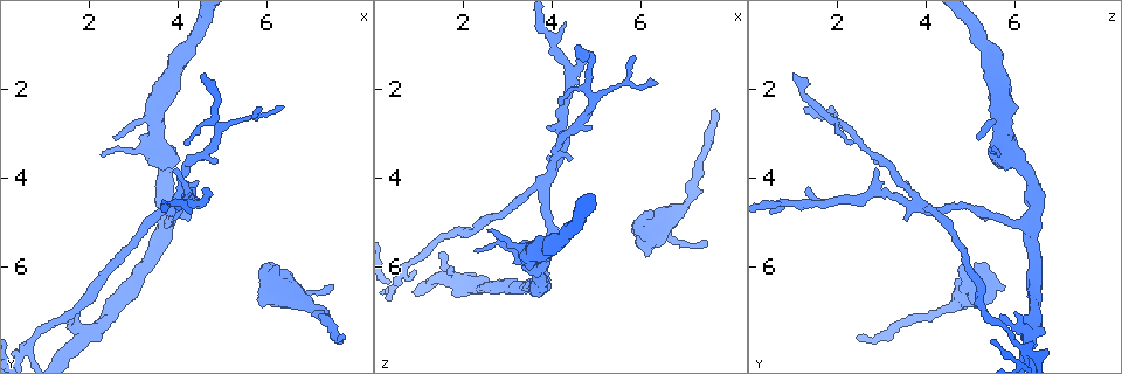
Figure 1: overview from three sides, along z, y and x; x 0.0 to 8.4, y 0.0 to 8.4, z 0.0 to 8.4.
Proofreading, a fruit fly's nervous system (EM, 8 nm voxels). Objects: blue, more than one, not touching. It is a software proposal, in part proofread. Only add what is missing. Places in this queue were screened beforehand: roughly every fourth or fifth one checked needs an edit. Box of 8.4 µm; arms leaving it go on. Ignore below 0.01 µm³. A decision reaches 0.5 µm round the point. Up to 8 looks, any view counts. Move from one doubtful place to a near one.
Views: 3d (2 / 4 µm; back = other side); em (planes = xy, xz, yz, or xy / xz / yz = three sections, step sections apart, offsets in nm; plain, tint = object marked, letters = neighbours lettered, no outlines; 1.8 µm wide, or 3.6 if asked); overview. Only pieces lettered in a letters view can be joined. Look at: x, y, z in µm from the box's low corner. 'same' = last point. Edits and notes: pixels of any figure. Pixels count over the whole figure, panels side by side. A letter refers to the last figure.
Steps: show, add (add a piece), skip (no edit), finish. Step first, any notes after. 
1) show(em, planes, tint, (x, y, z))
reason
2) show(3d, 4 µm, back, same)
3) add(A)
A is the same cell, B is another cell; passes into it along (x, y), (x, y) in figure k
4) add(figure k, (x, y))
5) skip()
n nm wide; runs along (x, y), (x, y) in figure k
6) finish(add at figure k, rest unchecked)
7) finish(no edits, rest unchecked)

show(em, 3.6 µm, xz, step 4, letters, (7.60, 7.60, 2.50))
tapers out

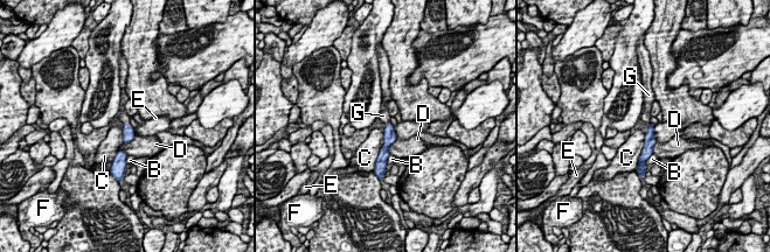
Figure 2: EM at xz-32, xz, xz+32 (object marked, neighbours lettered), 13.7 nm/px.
show(em, 3.6 µm, planes, letters, same)
cut it another way

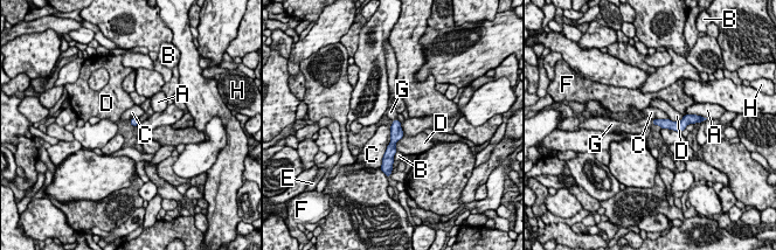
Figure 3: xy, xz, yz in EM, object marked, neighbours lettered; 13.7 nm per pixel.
add(G)
120 nm wide; C touches over 500 nm; G is the same cell, A, B, C, D, E, F and H are other cells; it goes on there

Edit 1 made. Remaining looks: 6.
show(overview)
redraw

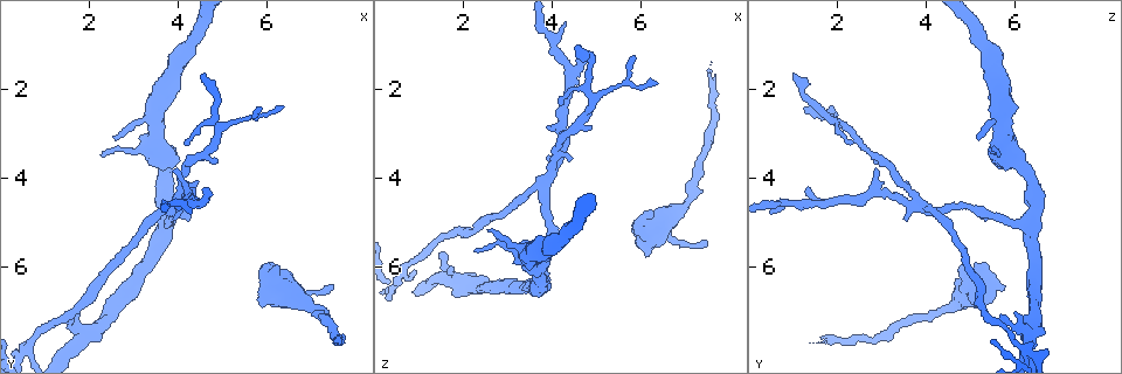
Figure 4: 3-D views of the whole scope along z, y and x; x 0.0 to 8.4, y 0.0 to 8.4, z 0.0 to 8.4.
show(3d, 4 µm, back, (6.60, 6.70, 4.85))
sudden change in width

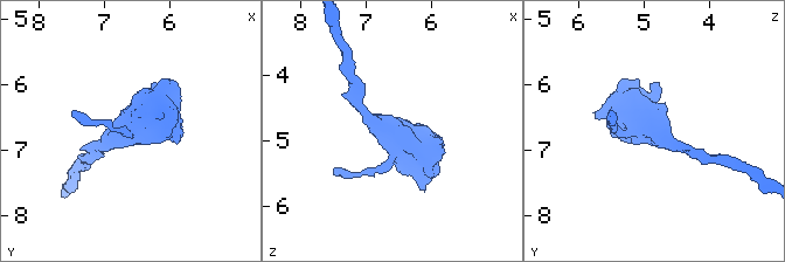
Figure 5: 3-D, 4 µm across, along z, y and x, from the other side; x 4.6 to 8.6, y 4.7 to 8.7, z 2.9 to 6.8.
show(em, 3.6 µm, planes, letters, (6.65, 6.65, 4.85))

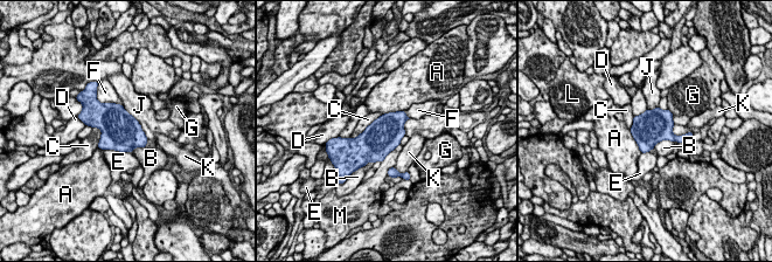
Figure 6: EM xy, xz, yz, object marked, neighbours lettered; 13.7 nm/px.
skip()
J touches over 600 nm; A, B, C, D, E, F, G, J, K, L and M are other cells; border along (673, 140), (660, 140), (653, 147) in figure 6; none of them fits

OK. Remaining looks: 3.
show(em, yz, step 16, letters, (1.80, 7.10, 6.00))
an open end

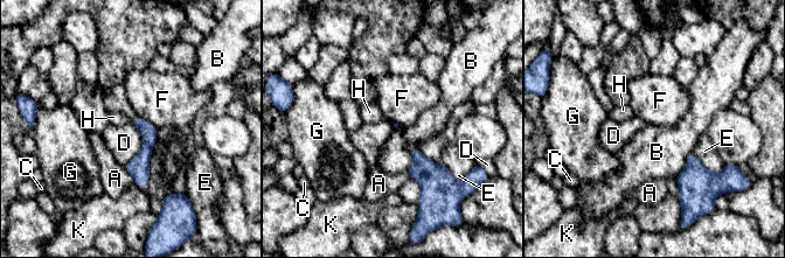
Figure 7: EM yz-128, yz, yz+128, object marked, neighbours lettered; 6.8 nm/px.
skip()
A, B, C, D, E, F, G, H and K are other cells; border along (132, 123), (141, 148), (124, 166) in figure 7; none of them fits

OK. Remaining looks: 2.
finish(add at figure 3, rest unchecked)

